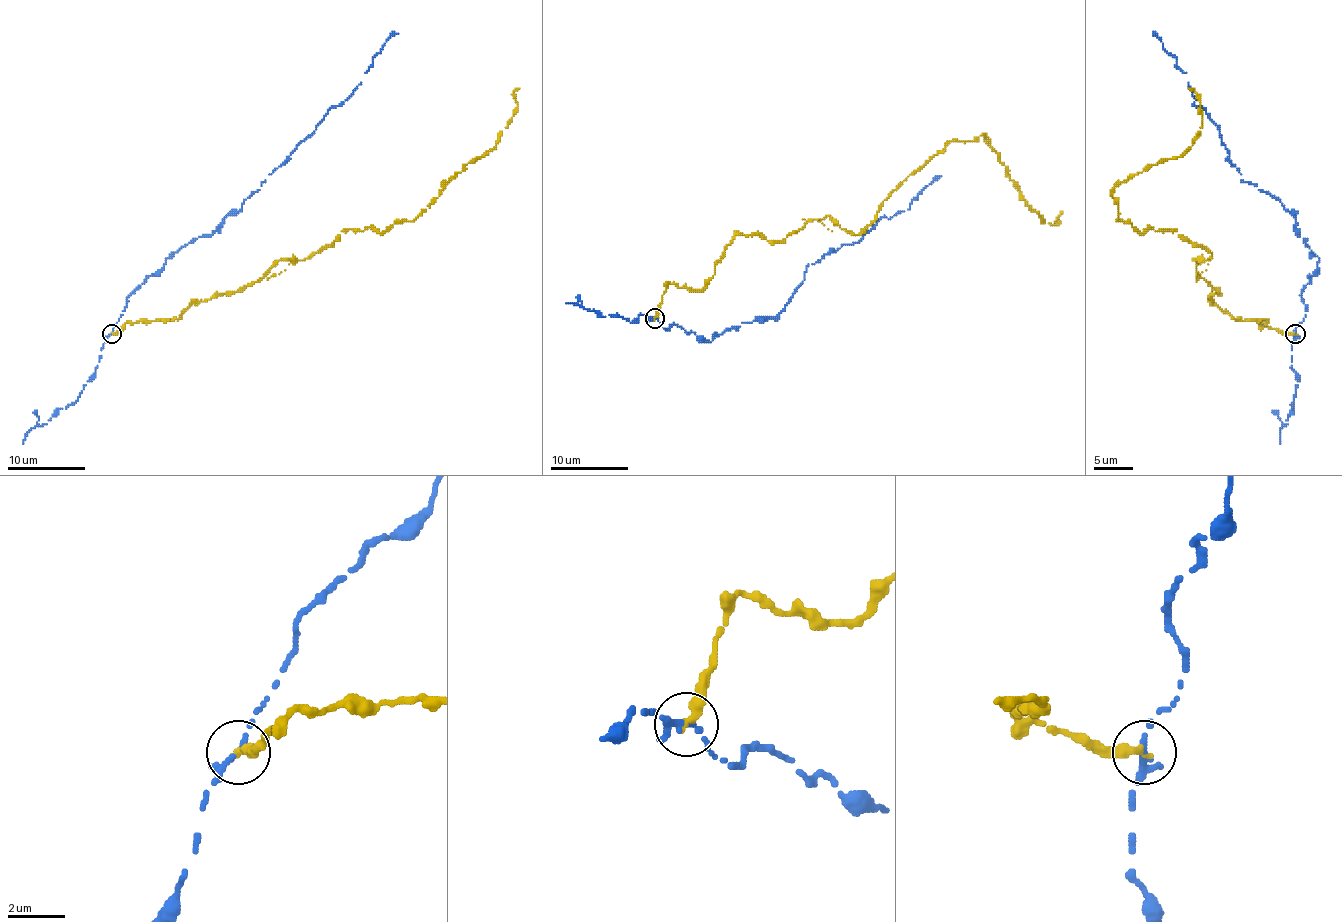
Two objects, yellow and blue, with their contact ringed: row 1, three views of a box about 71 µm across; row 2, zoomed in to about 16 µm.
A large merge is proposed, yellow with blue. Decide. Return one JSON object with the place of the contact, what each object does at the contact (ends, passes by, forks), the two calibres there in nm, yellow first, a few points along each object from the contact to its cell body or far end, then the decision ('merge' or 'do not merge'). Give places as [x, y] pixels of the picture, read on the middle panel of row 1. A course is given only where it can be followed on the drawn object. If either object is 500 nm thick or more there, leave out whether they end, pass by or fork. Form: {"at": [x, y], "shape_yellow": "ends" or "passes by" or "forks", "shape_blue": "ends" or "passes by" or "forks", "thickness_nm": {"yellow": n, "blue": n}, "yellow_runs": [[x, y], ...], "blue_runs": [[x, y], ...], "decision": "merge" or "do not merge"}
{"at": [654, 318], "shape_yellow": "ends", "shape_blue": "passes by", "thickness_nm": {"yellow": 320, "blue": 200}, "yellow_runs": [[654, 319], [736, 235], [826, 215], [861, 233], [955, 141], [984, 135], [1044, 223], [1062, 211]], "blue_runs": [[654, 319], [711, 342], [742, 322], [769, 319], [804, 279], [808, 264], [908, 209], [941, 176]], "decision": "do not merge"}

